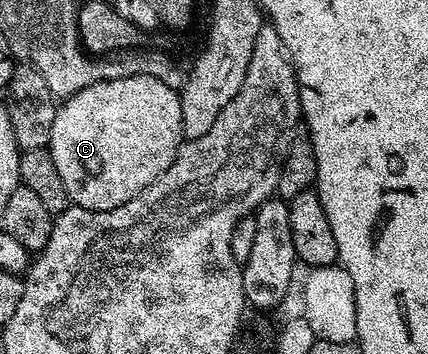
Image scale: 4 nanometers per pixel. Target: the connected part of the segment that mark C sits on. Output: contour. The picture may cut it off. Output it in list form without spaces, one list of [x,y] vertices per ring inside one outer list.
[[[129,75],[125,79],[109,79],[101,83],[93,83],[81,91],[77,91],[71,97],[66,98],[55,110],[49,148],[53,155],[53,163],[57,163],[57,172],[61,174],[61,179],[65,183],[65,191],[71,196],[72,202],[78,208],[92,209],[93,211],[113,211],[113,207],[121,207],[125,203],[129,203],[129,199],[141,195],[141,191],[145,191],[145,187],[149,187],[149,183],[156,181],[175,162],[175,153],[179,149],[182,137],[183,128],[181,127],[179,93],[174,89],[170,89],[165,83],[161,83],[161,79],[156,77]]]

